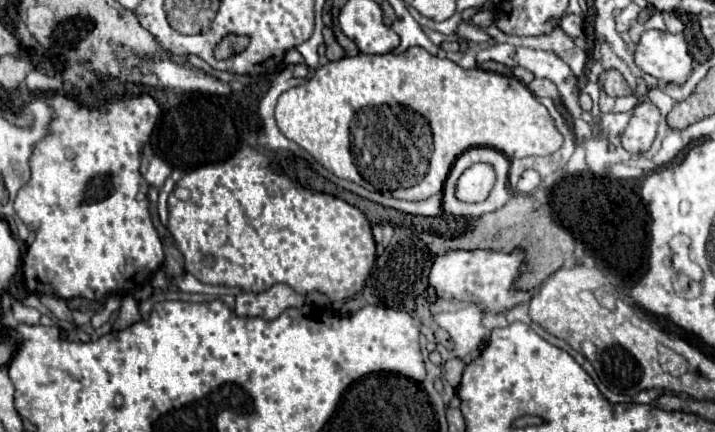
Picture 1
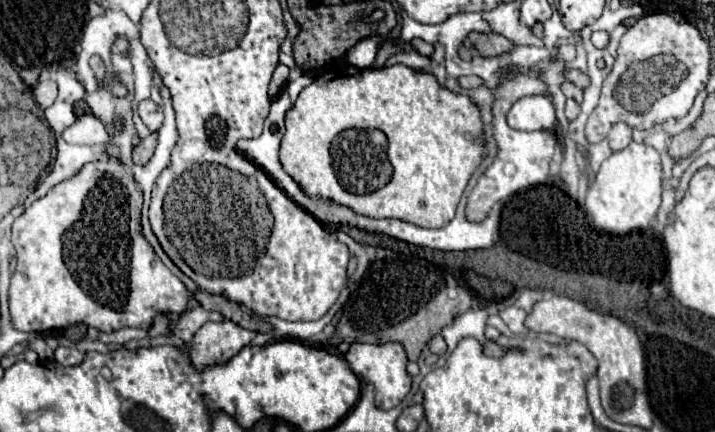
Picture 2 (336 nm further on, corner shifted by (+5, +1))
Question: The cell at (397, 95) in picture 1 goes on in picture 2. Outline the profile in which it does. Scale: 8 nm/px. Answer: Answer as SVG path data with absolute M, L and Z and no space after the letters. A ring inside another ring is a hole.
M403 64L385 66L385 68L377 68L377 70L361 70L361 68L355 68L355 66L347 66L341 72L331 72L331 74L319 76L313 84L303 88L303 92L299 94L295 106L287 112L285 126L287 126L287 132L285 132L283 142L281 142L279 162L281 162L283 170L299 184L299 188L305 192L305 196L331 200L335 204L351 208L355 214L361 214L361 216L397 218L397 220L411 222L411 224L423 226L423 228L443 228L445 224L449 224L453 220L457 202L459 202L471 174L475 172L475 168L479 166L479 162L485 154L479 108L467 96L453 94L447 88L439 86L437 80L431 74L415 72L415 70L411 70Z

